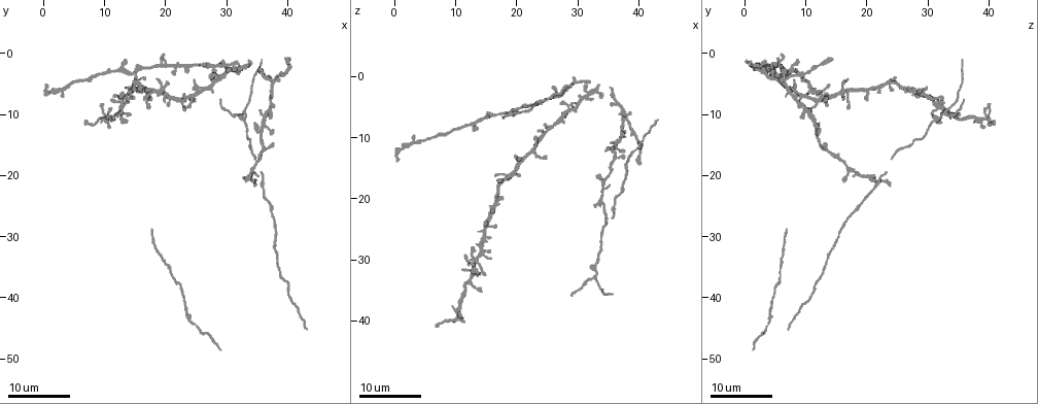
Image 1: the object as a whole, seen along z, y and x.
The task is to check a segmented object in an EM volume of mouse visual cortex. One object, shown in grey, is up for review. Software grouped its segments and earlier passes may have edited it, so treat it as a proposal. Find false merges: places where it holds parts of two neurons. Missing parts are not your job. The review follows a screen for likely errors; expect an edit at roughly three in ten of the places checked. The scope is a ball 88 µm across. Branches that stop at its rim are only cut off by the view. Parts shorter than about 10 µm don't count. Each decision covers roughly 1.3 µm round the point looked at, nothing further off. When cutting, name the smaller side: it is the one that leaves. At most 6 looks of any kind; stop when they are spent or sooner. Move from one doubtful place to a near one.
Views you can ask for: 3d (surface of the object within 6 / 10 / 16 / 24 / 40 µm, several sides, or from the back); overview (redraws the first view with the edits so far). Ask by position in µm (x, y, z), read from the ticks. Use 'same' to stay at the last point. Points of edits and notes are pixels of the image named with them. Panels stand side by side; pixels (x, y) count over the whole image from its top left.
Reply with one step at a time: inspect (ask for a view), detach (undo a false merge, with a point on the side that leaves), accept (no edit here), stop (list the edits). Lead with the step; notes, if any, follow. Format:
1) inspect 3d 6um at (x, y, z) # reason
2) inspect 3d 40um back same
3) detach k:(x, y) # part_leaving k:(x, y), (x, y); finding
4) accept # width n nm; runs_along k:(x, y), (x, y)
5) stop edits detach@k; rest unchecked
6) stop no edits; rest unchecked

inspect 3d 16um at (12.5, 10.0, 33.5)

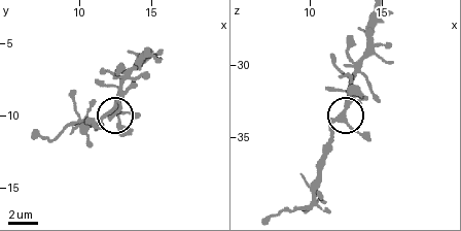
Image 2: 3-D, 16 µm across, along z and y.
inspect 3d 10um at (12.2, 9.6, 33.4)

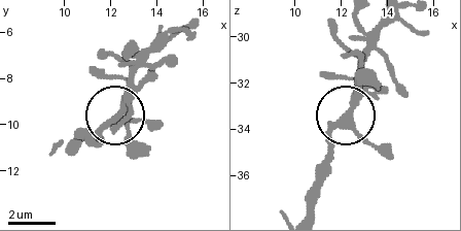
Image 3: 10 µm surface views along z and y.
accept # width 270 nm; all the same neuron

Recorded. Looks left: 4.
inspect 3d 24um at (15.0, 5.0, 25.0) # four arms meet

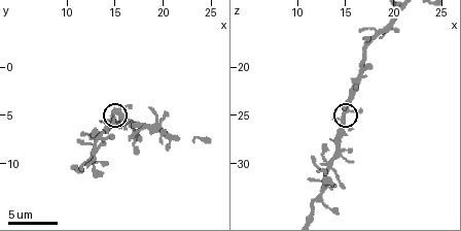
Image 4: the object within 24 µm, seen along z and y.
inspect 3d 6um at (14.8, 4.8, 25.2) # closer look

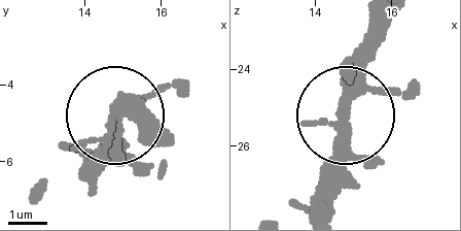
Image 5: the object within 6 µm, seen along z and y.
accept # width 260 nm; one neuron here

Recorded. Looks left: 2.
inspect 3d 16um at (34.0, 19.5, 18.5) # three arms meet

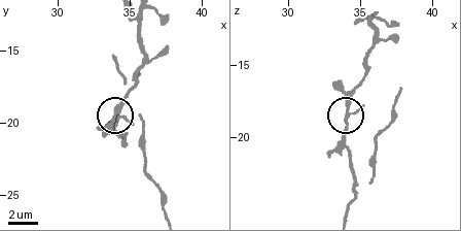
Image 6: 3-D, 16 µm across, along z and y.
inspect 3d 10um at (34.0, 19.4, 18.4)

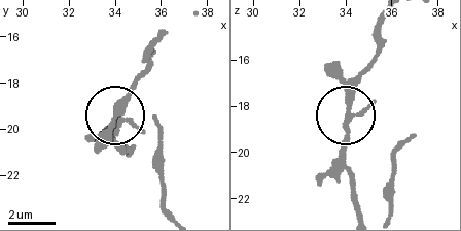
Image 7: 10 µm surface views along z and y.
accept # arms 3; continuous, no second neuron

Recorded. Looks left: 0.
stop no edits; rest unchecked

